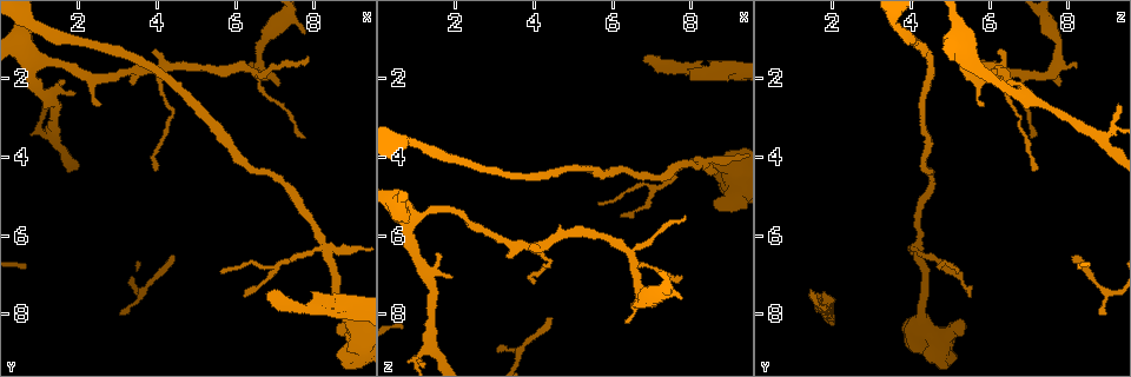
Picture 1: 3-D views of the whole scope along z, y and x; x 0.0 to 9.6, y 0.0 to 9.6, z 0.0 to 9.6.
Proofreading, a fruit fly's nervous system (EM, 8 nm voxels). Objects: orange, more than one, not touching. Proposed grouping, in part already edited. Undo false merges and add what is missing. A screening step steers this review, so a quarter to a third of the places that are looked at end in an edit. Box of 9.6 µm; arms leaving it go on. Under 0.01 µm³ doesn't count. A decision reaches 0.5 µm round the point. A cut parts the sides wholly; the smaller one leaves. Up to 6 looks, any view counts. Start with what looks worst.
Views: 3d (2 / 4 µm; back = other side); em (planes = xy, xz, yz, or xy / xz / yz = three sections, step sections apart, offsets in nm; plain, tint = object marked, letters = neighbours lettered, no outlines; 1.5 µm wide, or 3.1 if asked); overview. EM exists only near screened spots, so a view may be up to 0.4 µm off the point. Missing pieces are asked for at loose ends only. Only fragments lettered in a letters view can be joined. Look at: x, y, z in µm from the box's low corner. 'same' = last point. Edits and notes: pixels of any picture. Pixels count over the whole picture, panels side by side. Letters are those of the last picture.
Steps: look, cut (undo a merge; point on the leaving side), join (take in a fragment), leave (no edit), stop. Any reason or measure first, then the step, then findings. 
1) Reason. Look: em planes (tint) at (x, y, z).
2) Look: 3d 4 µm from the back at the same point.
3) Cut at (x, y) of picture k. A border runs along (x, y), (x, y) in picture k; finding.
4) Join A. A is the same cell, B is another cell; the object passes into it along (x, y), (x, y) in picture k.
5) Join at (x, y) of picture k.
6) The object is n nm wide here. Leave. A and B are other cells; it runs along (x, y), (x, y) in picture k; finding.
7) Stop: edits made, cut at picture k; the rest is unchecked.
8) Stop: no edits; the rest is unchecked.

A fork. Look: em planes (letters) at (8.25, 6.25, 4.15).

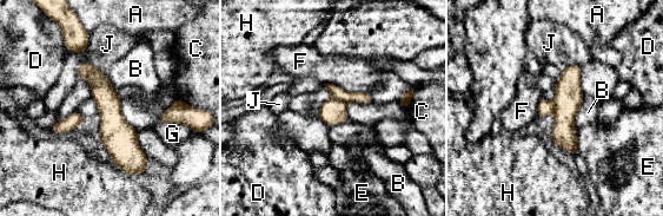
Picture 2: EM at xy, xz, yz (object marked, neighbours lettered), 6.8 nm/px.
Cut at (336, 91) of picture 2. A, B, C, D, E, F, G, H and J are other cells; a border runs along (332, 97), (346, 103) in picture 2; a second neuron is stuck on.

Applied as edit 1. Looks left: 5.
Branch stops here. Look: em planes (letters) at (3.15, 8.00, 9.00).

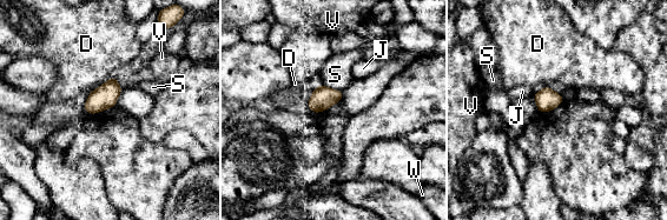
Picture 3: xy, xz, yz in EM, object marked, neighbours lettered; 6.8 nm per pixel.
The object is 140 nm wide here. Leave. D, J, S, V and W are other cells; a border runs along (112, 77), (88, 92) in picture 3; none of them fits.

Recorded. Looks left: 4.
Tapers out. Look: em planes (letters) at (7.70, 3.55, 7.05).

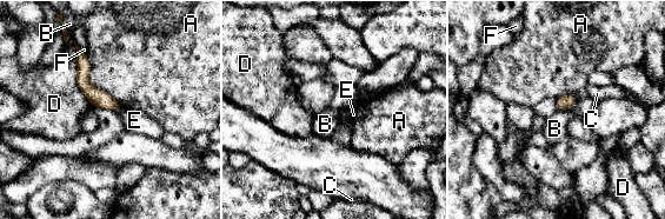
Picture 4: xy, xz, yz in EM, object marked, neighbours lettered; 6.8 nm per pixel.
Leave. A, B, C, D, E and F are other cells; a border runs along (93, 105), (118, 111) in picture 4; none of them fits.

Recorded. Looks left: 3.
Stop: edits made, cut at picture 2; the rest is unchecked.

